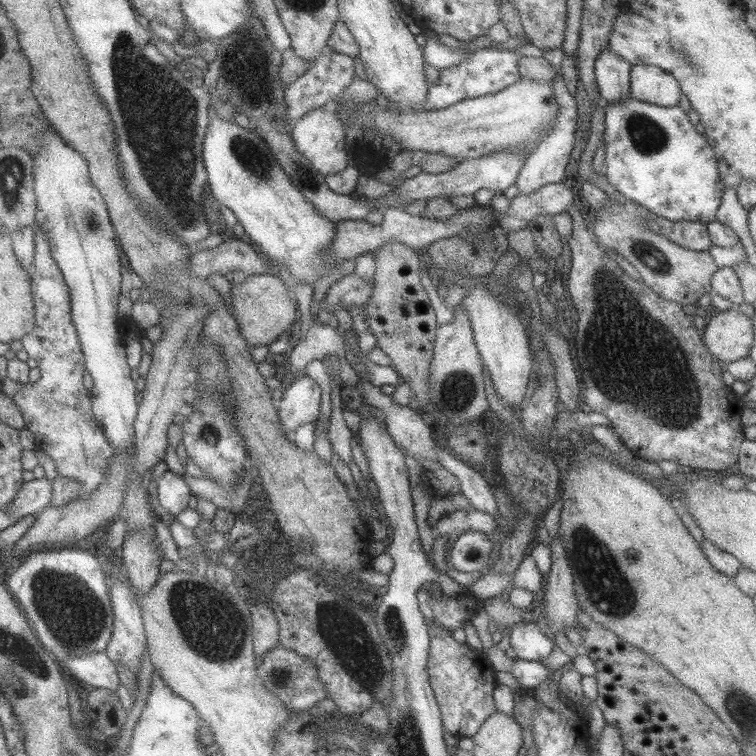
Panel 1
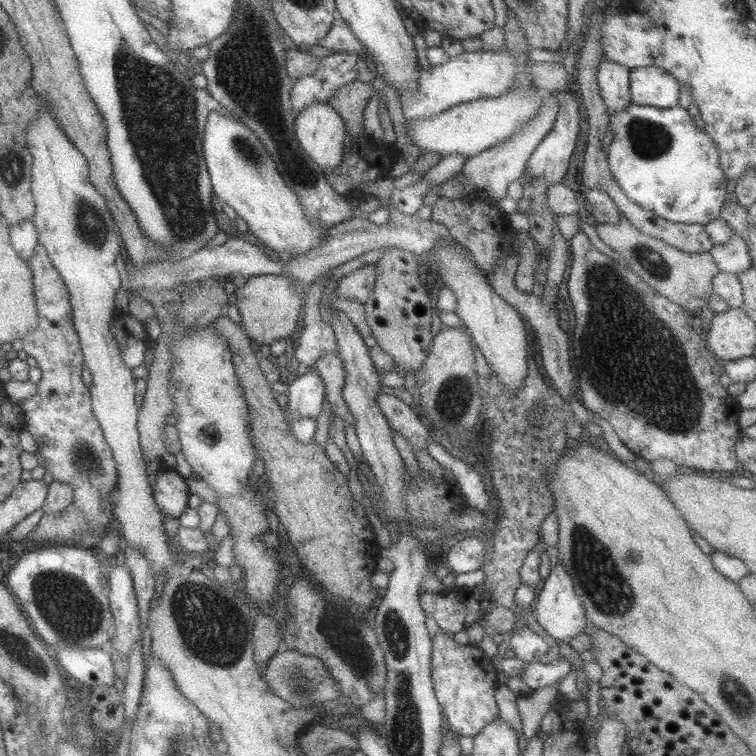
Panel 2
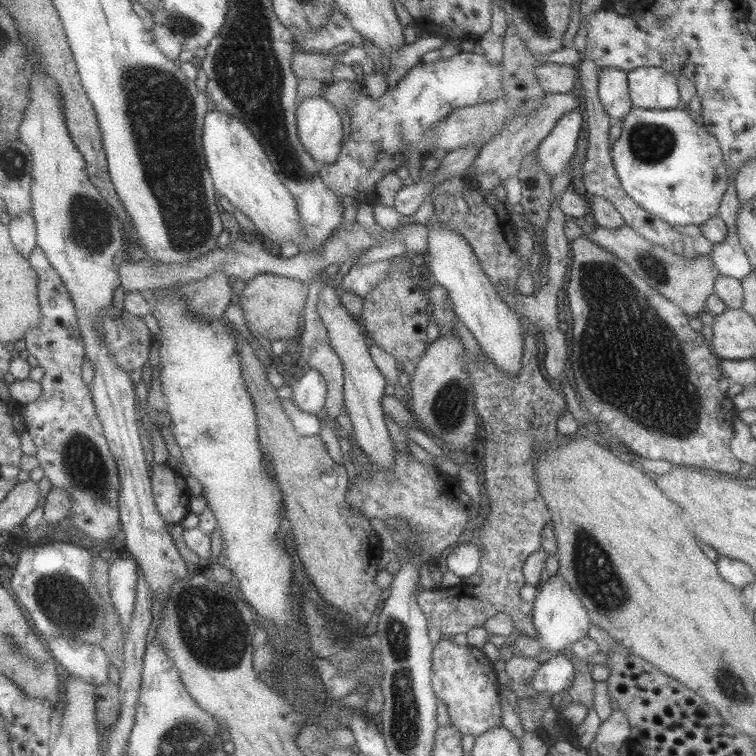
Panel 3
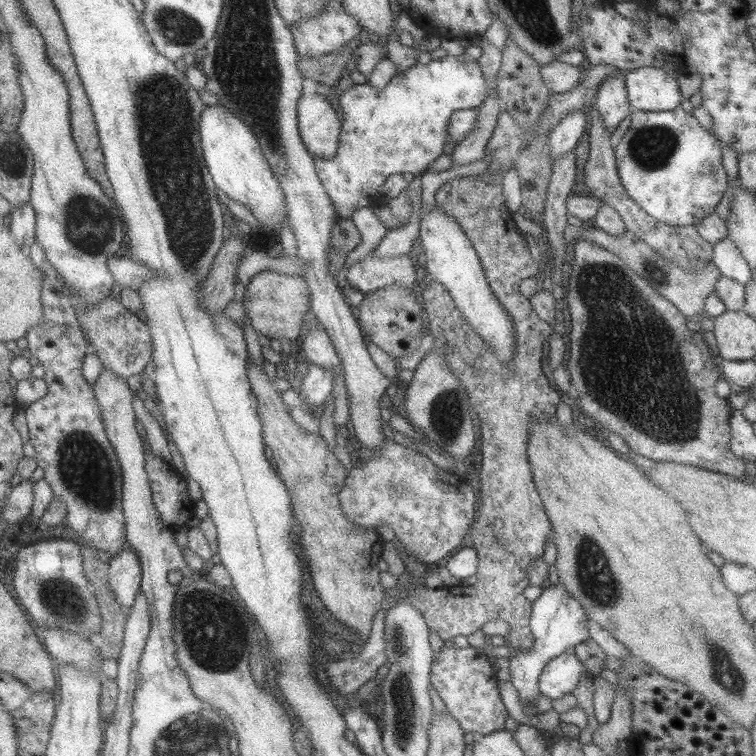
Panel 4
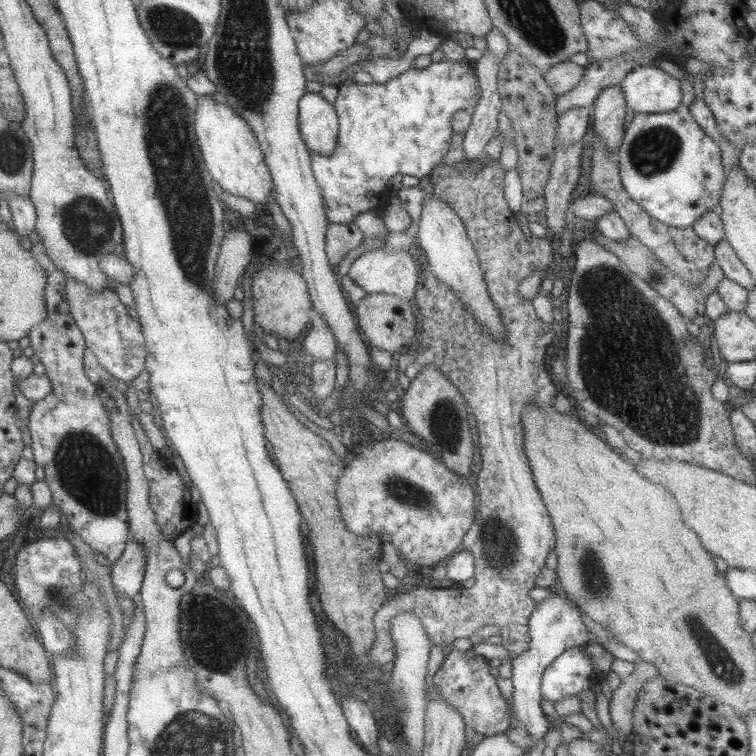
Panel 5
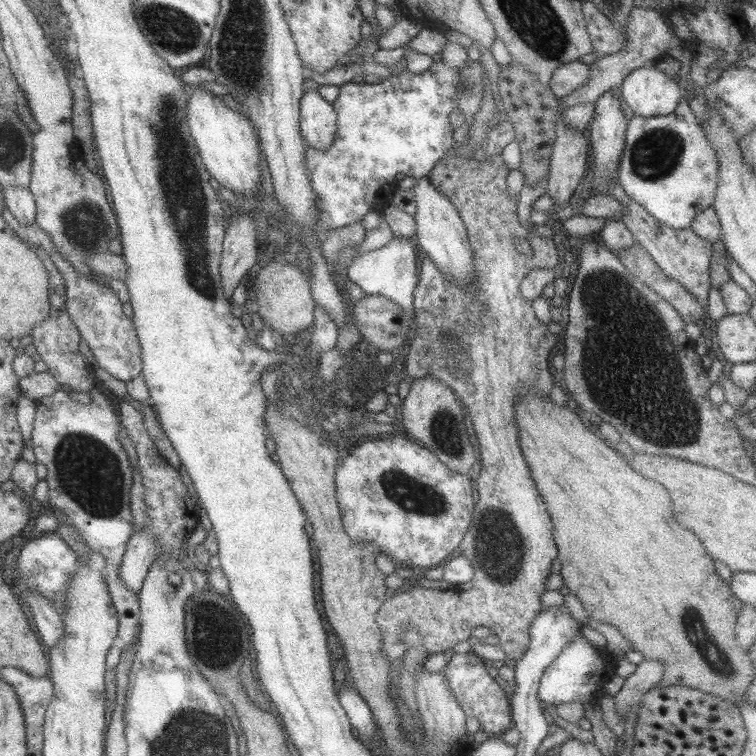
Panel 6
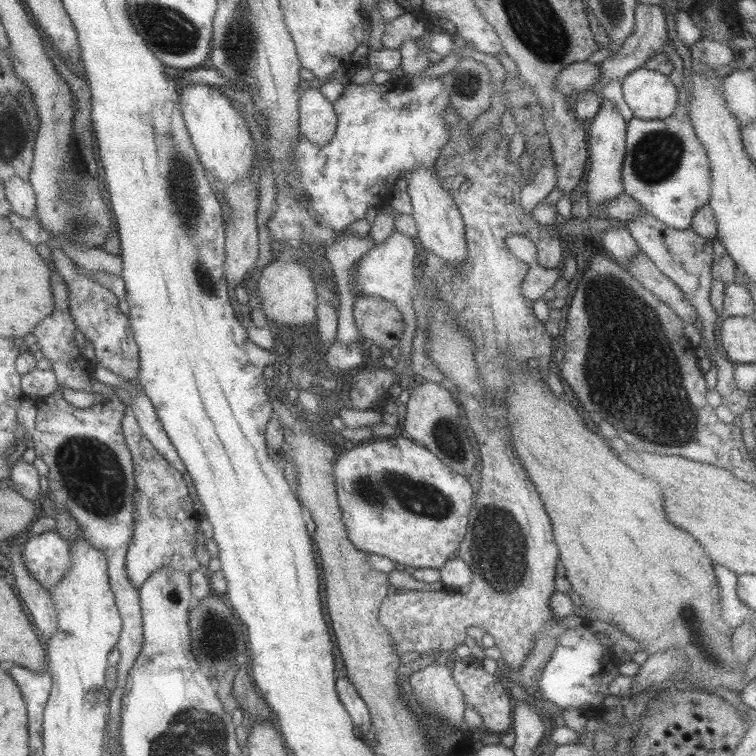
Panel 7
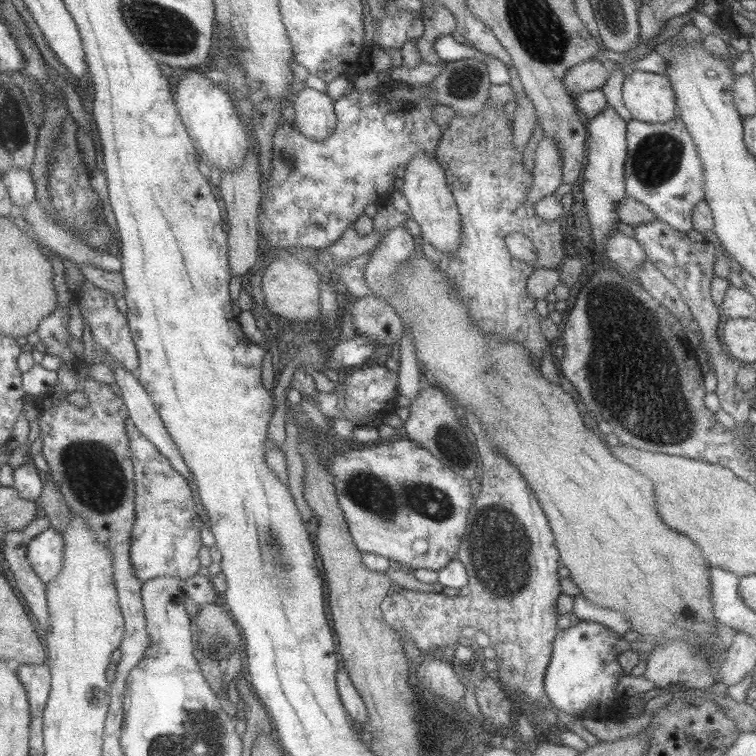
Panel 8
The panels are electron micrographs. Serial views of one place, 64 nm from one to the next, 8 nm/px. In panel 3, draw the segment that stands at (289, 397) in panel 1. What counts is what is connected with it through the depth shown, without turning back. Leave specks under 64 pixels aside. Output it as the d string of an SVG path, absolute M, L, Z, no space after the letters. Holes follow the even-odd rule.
M310 368L300 378L296 379L292 390L291 401L301 411L313 415L321 415L326 395L323 377Z

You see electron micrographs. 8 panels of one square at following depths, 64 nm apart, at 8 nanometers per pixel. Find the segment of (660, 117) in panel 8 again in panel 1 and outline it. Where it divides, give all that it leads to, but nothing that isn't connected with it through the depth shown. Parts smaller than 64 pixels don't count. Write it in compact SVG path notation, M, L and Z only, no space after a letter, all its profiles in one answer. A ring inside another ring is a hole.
M631 66L630 76L630 97L639 102L673 107L681 98L680 87L671 74L655 66Z

